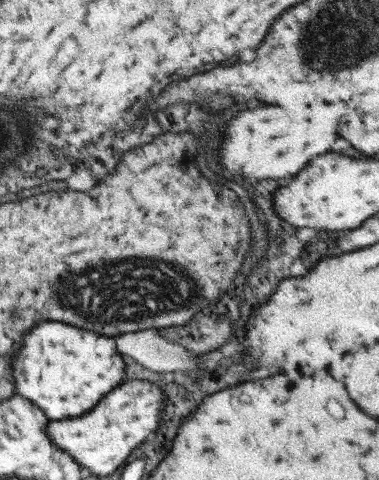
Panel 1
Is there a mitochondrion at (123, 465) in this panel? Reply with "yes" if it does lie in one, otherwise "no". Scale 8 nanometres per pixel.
no

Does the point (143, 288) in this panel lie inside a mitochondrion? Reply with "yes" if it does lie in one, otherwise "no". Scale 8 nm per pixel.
yes

